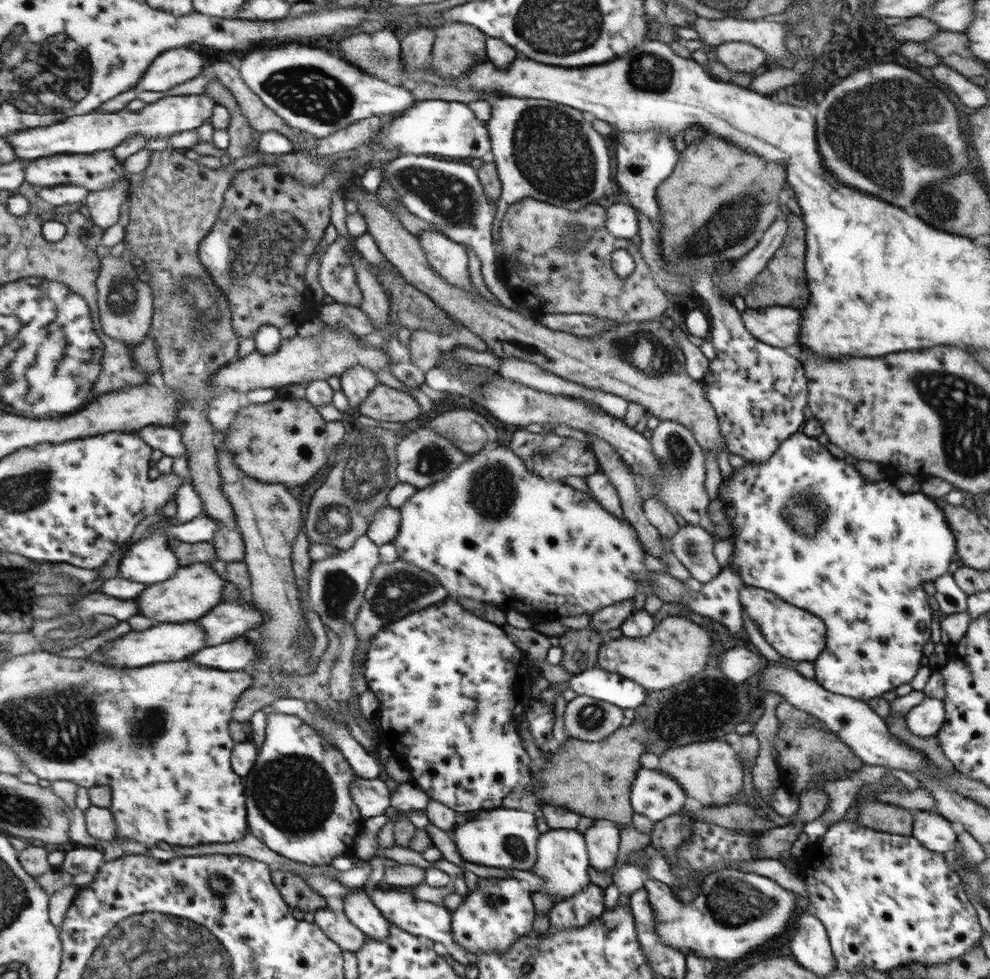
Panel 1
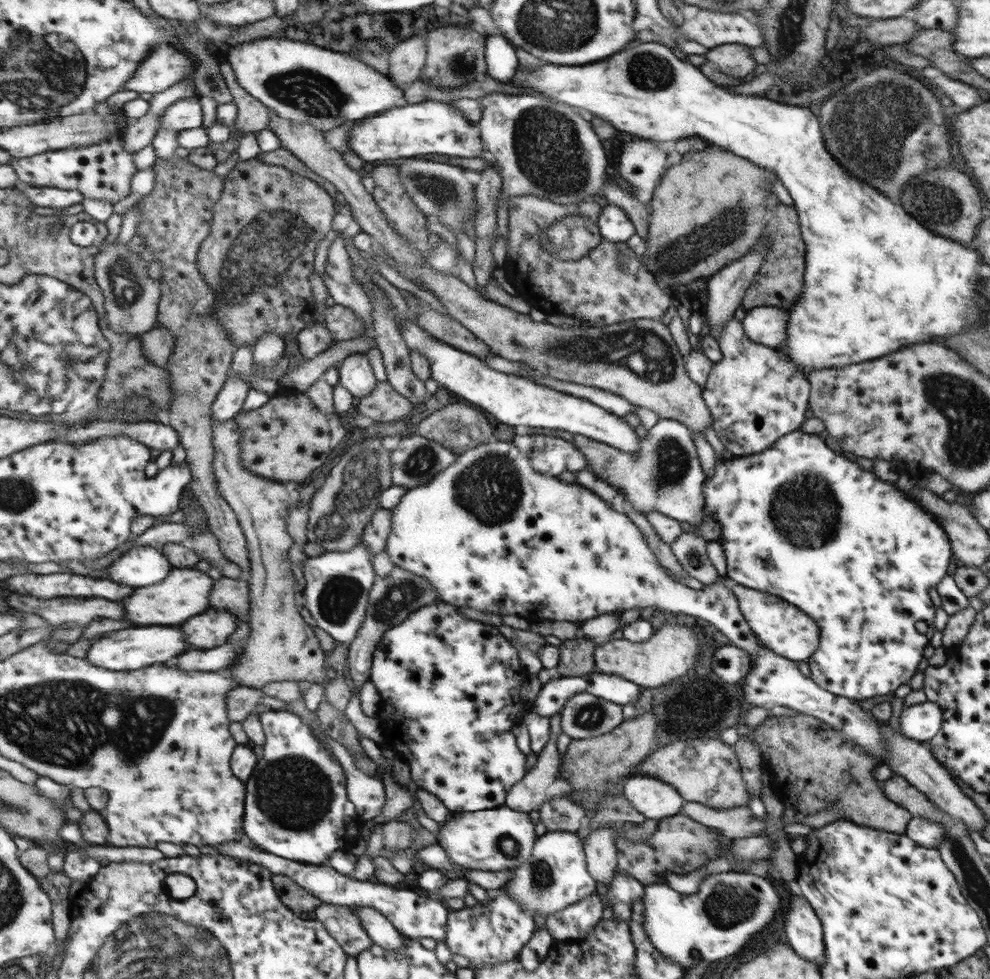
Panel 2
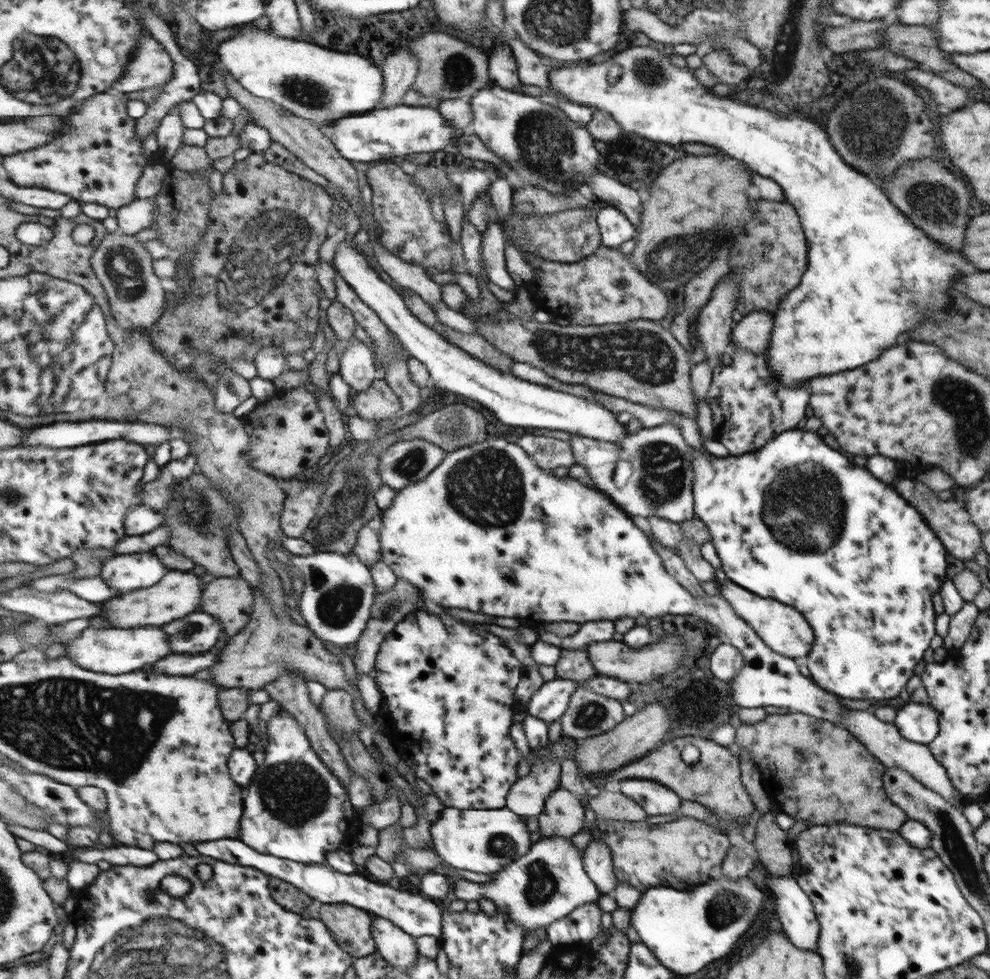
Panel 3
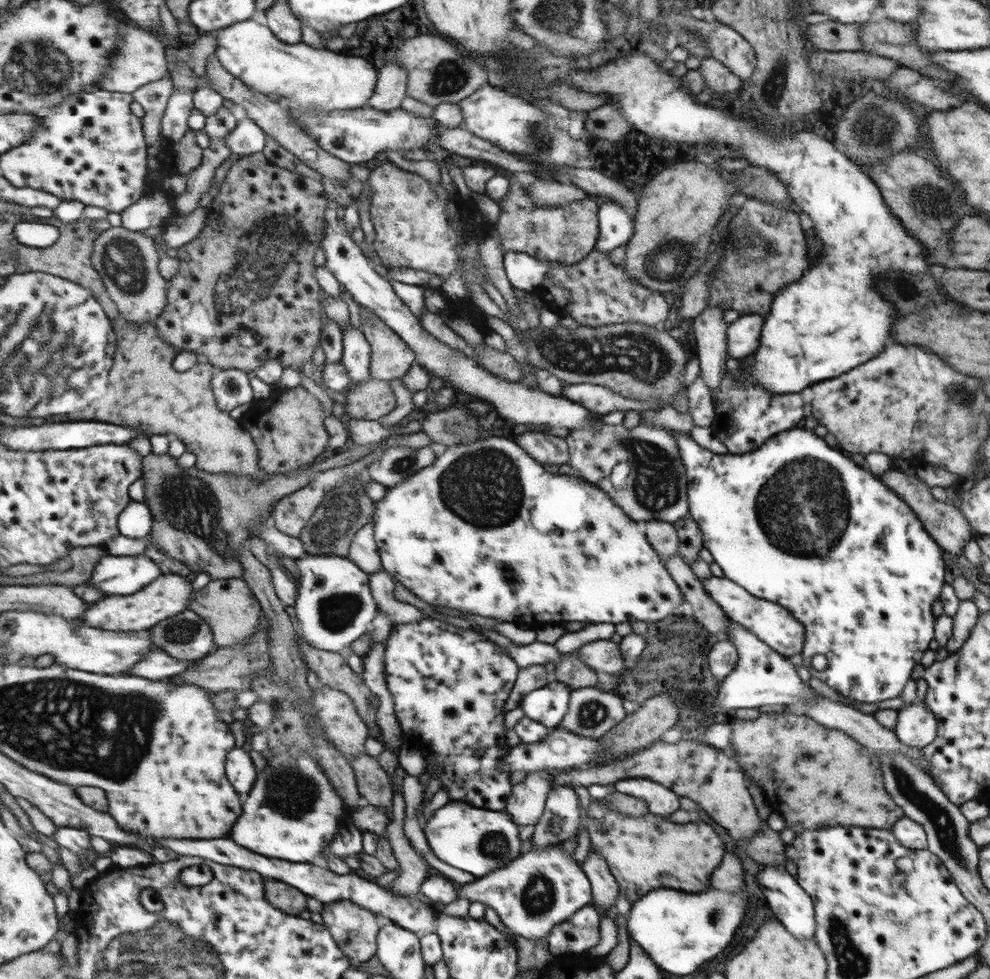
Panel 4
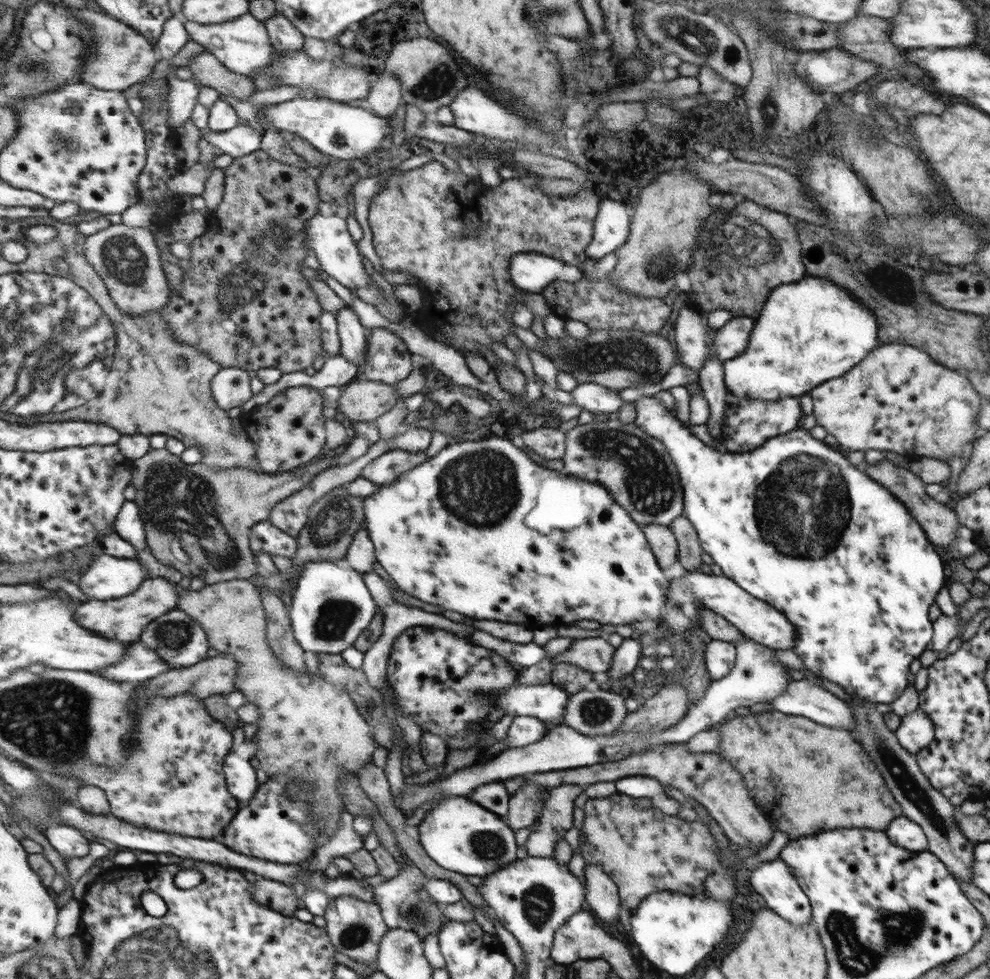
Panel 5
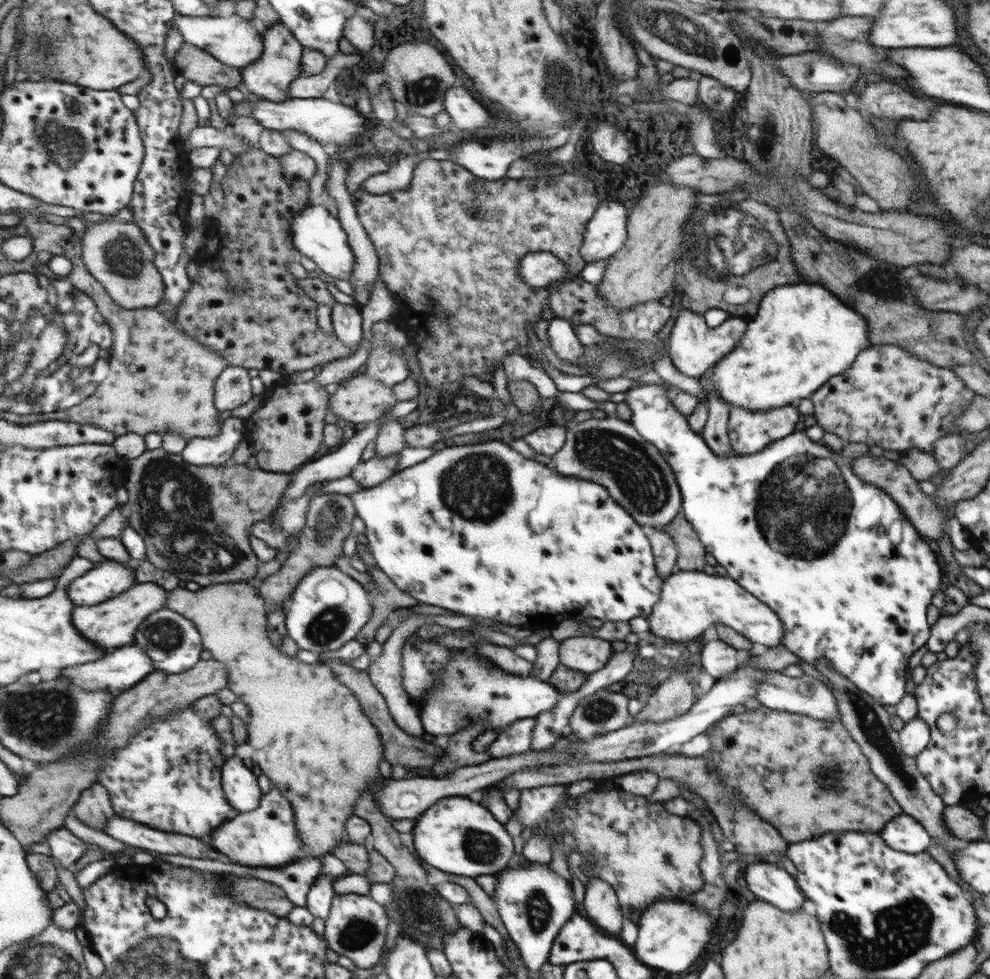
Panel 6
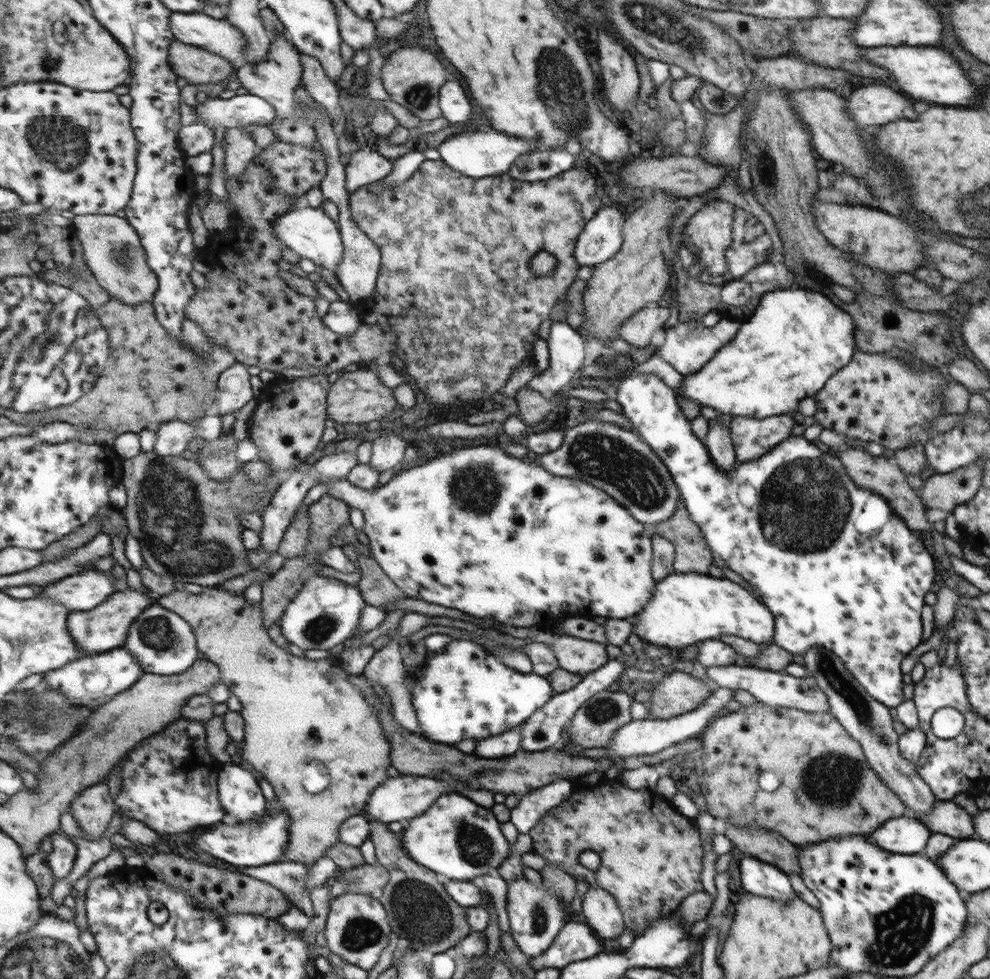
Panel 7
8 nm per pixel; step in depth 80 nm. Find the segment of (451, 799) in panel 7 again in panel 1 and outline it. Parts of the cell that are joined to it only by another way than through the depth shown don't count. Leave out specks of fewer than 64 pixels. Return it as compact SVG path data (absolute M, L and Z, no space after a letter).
M495 808L485 813L473 815L468 820L462 820L460 826L456 828L456 840L453 840L457 851L461 854L463 861L472 862L489 866L489 868L504 868L515 870L530 870L536 861L536 842L539 838L539 832L535 828L535 818L533 814L521 809L502 809Z

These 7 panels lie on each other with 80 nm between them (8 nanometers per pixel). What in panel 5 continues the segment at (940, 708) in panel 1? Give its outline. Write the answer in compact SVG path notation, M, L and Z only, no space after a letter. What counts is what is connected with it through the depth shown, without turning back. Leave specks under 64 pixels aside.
M917 708L900 718L900 723L894 730L898 743L915 756L916 752L929 746L934 740L935 724L927 713Z

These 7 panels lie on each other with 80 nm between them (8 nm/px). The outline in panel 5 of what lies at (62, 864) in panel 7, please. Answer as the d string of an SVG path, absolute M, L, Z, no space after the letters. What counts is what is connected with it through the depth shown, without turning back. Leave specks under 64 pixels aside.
M59 824L47 828L49 842L67 858L88 858L92 853L90 841L85 838L81 829Z

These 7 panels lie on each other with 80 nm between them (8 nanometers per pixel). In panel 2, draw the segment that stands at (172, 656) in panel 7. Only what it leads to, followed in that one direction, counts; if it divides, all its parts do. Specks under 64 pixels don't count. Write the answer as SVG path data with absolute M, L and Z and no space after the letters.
M209 608L177 628L185 634L187 650L211 650L226 644L227 638L235 634L239 620L231 611Z

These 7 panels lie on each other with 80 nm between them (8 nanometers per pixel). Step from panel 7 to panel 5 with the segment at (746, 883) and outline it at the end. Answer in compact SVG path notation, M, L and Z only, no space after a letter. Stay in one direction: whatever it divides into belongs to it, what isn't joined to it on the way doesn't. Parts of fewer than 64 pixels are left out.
M779 858L763 861L751 868L748 882L767 903L767 909L795 926L802 926L812 918L810 901L787 868Z

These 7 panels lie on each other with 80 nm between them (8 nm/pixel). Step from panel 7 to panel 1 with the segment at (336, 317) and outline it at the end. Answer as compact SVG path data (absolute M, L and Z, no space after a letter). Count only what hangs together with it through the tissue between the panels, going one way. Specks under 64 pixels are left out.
M353 366L341 376L342 390L349 397L350 408L360 407L361 403L379 384L377 375L366 366Z

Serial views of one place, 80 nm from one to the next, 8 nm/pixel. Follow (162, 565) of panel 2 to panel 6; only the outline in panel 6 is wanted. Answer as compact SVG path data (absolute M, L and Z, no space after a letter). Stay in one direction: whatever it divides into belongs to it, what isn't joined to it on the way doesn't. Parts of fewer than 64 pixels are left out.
M115 559L99 562L98 566L71 581L68 593L75 606L106 603L136 585L136 565L126 566Z

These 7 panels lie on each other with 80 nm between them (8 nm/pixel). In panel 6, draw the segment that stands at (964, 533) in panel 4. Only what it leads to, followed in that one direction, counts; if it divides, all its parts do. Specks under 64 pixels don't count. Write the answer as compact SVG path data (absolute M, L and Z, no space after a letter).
M866 453L853 459L851 461L851 468L854 473L860 477L867 484L875 485L877 488L882 489L887 493L887 496L891 497L891 500L895 501L895 504L902 509L902 513L906 516L906 519L913 525L913 528L919 532L922 538L937 539L943 534L943 524L947 520L947 513L943 510L937 512L933 502L919 492L919 486L917 482L913 480L909 471L899 462L885 459L884 457L873 457Z

